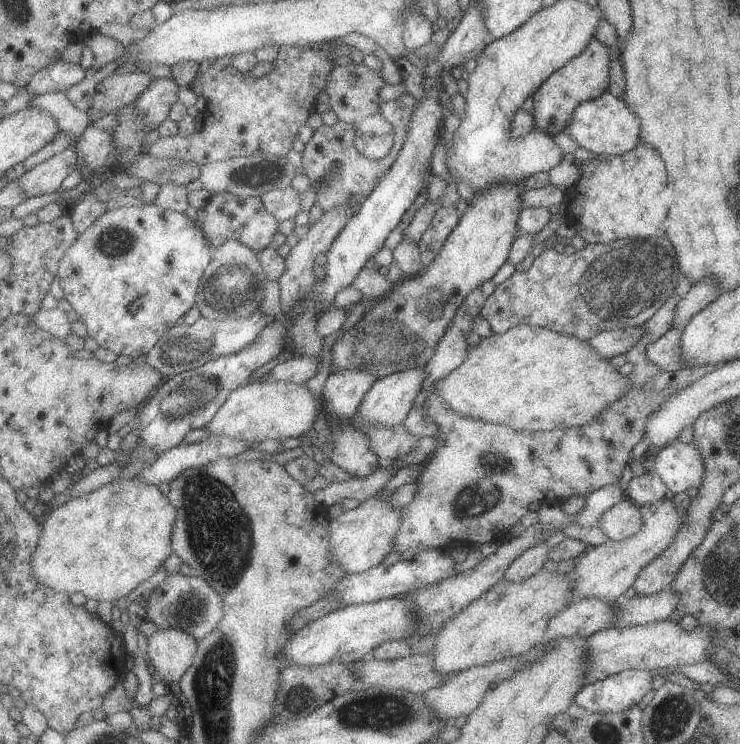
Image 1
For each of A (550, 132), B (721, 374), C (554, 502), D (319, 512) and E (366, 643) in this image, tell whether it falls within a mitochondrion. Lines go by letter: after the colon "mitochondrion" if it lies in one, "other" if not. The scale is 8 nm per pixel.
A: other
B: other
C: other
D: other
E: other

